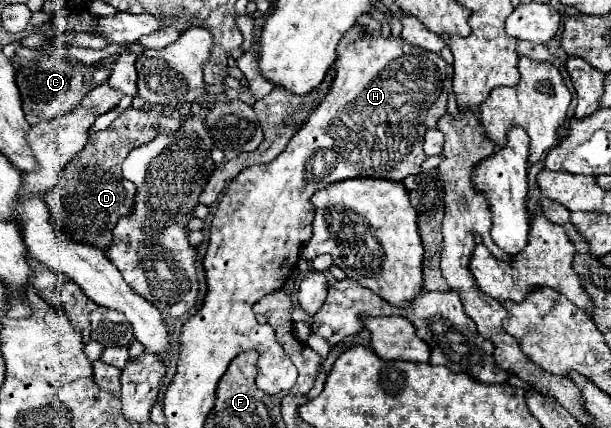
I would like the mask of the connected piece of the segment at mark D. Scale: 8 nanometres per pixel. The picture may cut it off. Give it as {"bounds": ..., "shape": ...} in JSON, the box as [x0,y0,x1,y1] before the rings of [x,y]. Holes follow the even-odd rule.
{"bounds":[44,109,180,251],"shape":[[[126,109],[108,129],[92,135],[88,145],[64,167],[58,185],[44,195],[44,201],[52,211],[56,231],[106,251],[112,241],[112,227],[132,209],[136,195],[134,183],[126,181],[122,175],[124,159],[142,143],[152,141],[160,133],[174,133],[178,127],[180,121],[162,115],[162,111]],[[154,125],[160,125],[158,133],[154,131]]]}

